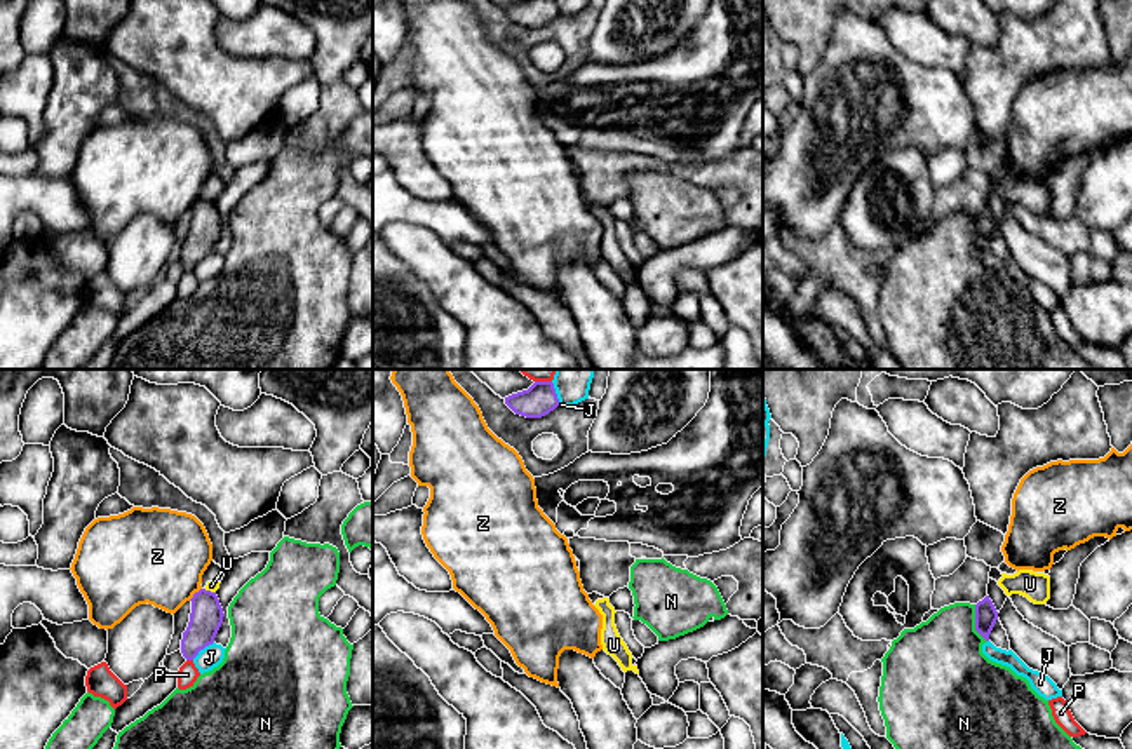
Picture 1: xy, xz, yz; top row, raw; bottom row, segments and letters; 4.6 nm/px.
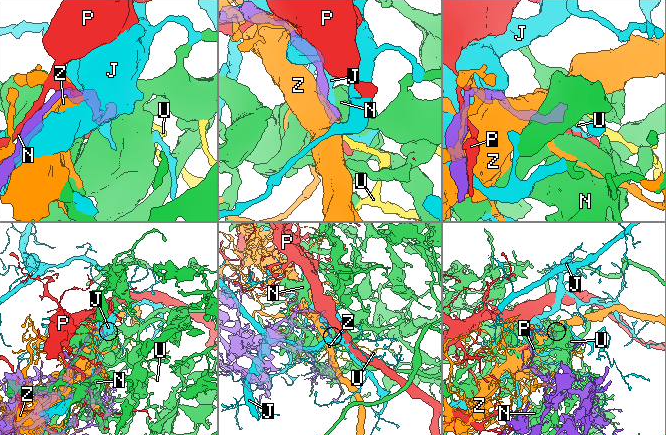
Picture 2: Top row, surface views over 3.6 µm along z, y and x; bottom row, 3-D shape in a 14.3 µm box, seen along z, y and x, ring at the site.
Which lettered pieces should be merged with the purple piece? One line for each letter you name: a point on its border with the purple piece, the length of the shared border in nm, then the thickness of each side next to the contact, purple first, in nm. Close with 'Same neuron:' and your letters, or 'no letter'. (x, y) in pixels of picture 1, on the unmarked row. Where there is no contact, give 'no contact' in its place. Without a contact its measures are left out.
Same neuron: no letter

